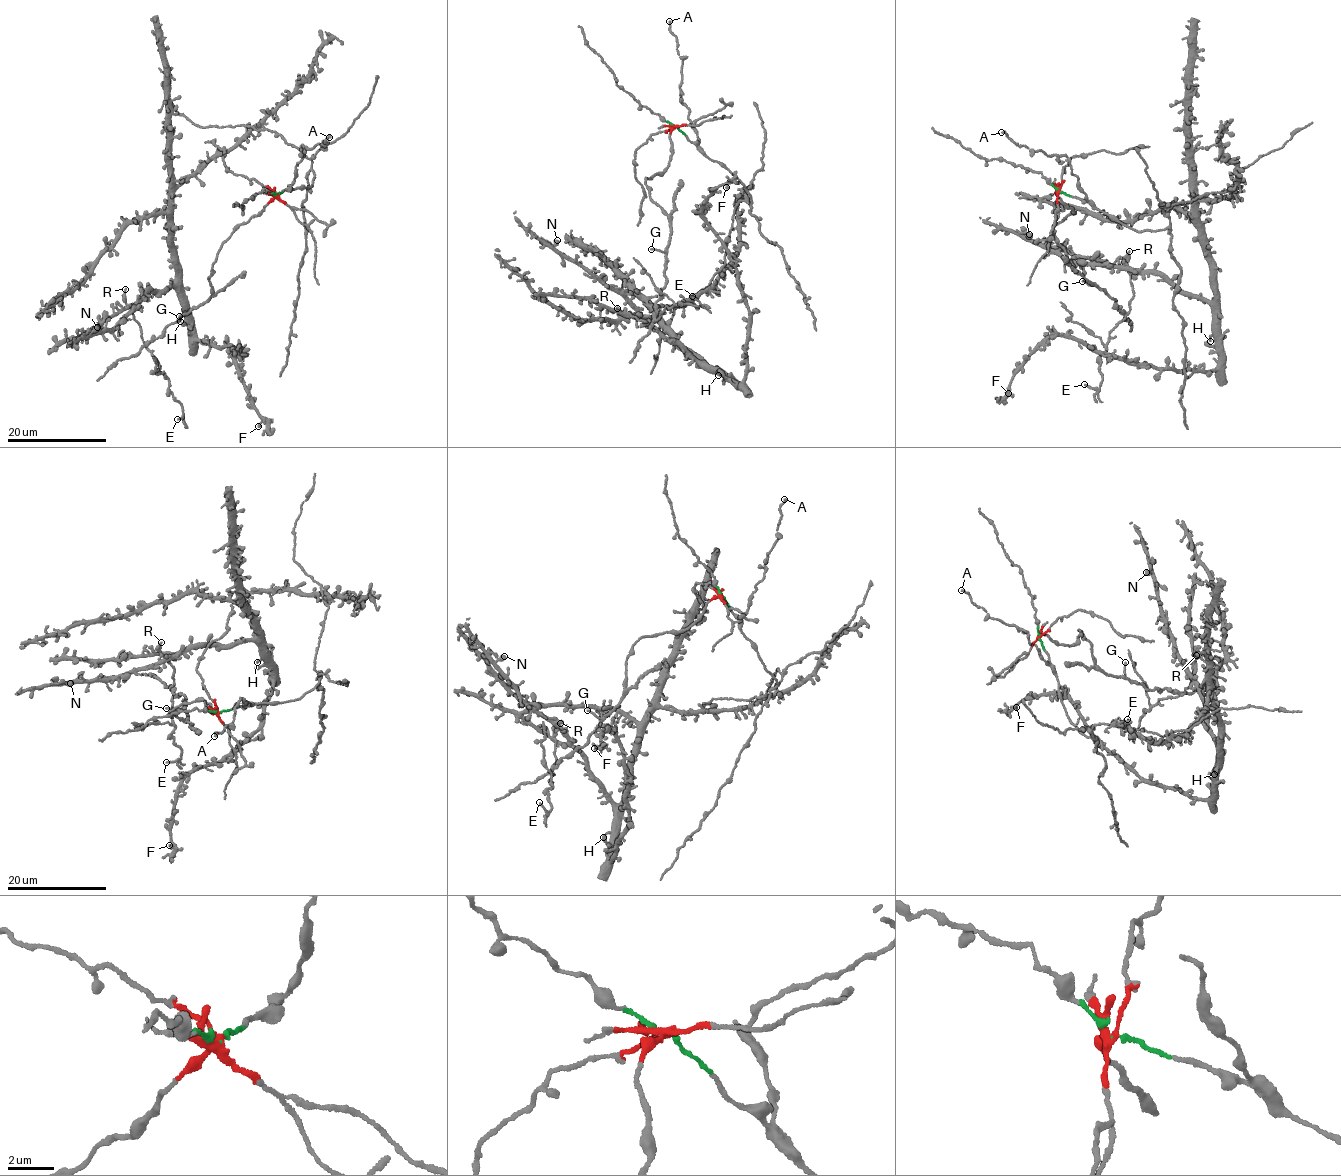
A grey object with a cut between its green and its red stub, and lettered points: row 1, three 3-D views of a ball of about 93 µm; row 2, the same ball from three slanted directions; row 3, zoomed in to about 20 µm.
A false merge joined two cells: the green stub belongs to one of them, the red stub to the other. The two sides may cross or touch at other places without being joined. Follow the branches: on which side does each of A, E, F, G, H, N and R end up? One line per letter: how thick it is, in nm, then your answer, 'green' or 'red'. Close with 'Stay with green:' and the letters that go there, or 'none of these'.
A: calibre 140 nm; green
E: calibre 140 nm; red
F: calibre 240 nm; green
G: calibre 140 nm; red
H: calibre 130 nm; green
N: calibre 650 nm; green
R: calibre 160 nm; red
Stay with green: A, F, H, N

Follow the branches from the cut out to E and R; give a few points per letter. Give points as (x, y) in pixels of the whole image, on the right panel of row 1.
E: (1060, 191), (1074, 212), (1054, 238), (1124, 315), (1100, 357), (1101, 385), (1085, 384)
R: (1060, 191), (1056, 196), (1074, 212), (1056, 224), (1054, 238), (1070, 266), (1127, 313), (1133, 295), (1130, 251)

